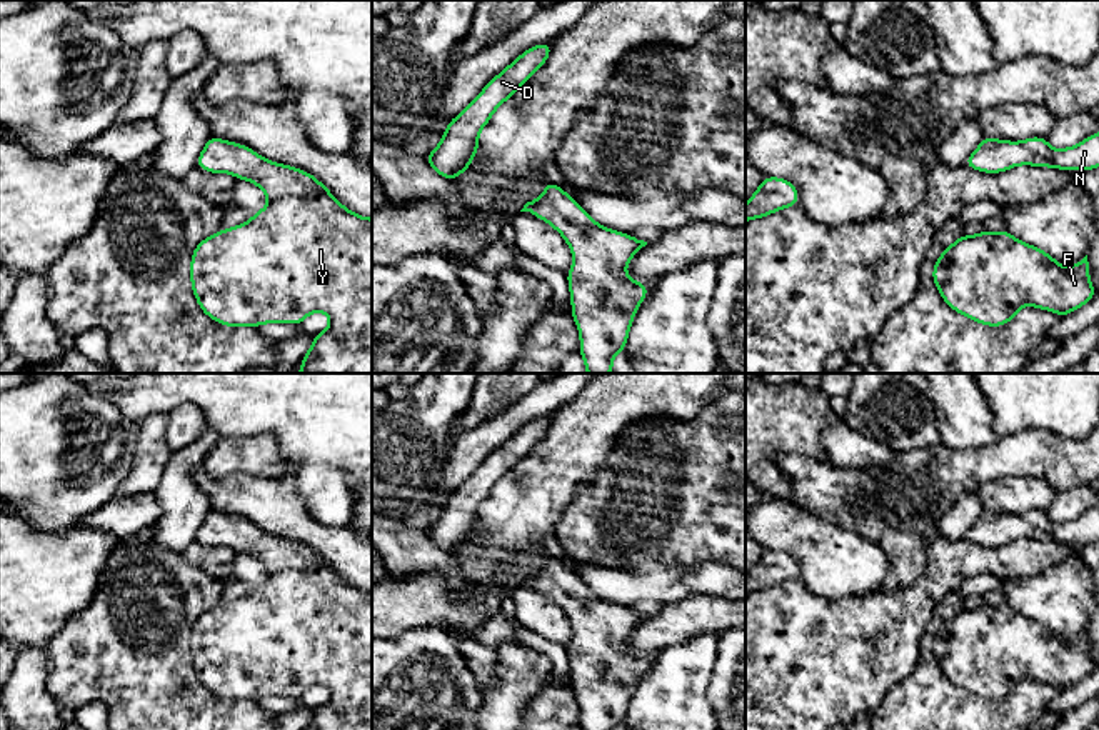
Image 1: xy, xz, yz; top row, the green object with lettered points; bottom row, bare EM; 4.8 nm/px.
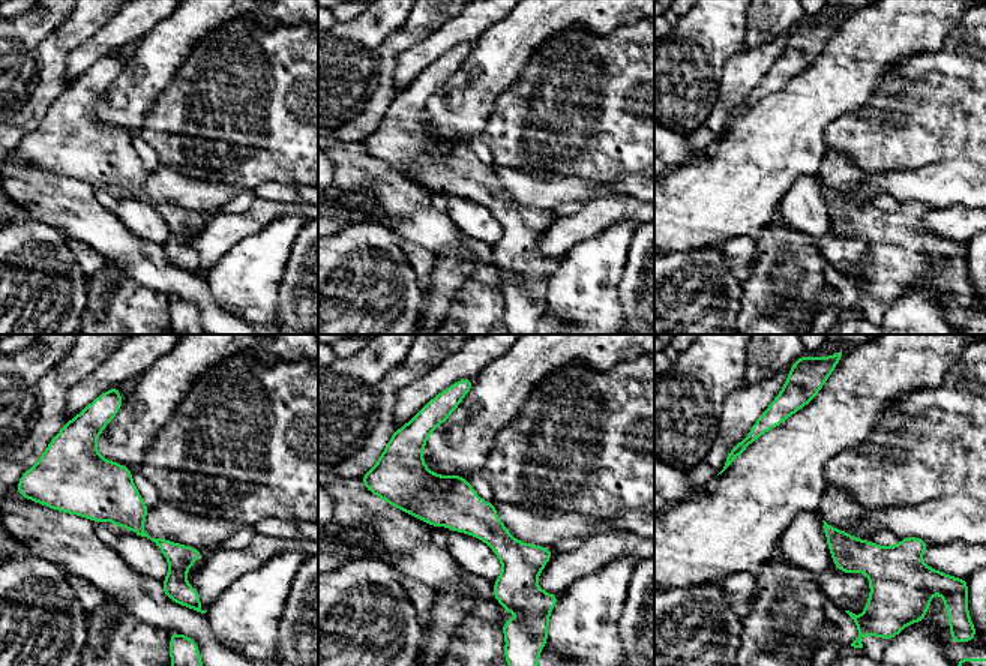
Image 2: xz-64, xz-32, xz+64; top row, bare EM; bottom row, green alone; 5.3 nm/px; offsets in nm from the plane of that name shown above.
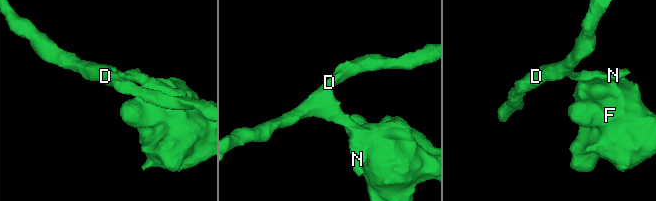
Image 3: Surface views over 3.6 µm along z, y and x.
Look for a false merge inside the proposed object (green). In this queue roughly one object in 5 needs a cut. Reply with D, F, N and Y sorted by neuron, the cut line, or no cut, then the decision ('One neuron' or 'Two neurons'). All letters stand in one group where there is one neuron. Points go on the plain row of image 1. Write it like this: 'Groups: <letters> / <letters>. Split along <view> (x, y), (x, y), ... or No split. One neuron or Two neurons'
Groups: D F N Y. No split. One neuron

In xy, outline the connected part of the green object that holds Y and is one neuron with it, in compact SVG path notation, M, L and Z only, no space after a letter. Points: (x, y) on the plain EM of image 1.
M210 510L197 542L230 547L265 565L268 577L242 598L218 603L202 613L190 635L192 663L202 685L225 700L262 697L302 697L314 685L325 685L330 698L314 710L304 730L372 730L372 592L347 583L324 557L309 545L273 537L242 517Z

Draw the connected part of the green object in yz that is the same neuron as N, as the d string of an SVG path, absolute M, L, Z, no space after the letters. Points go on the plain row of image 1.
M1099 505L1062 523L1052 522L1042 510L1031 510L1024 515L984 510L964 535L964 540L984 547L1001 547L1017 538L1094 543L1099 540Z

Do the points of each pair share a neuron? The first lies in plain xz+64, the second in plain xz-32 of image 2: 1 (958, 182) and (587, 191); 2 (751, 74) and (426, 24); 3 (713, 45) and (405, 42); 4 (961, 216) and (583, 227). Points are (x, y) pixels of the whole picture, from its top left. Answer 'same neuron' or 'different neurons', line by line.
1: same neuron
2: different neurons
3: different neurons
4: same neuron

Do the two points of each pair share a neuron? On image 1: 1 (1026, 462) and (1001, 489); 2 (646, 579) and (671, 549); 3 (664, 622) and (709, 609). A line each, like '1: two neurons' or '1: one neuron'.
1: two neurons
2: two neurons
3: one neuron

